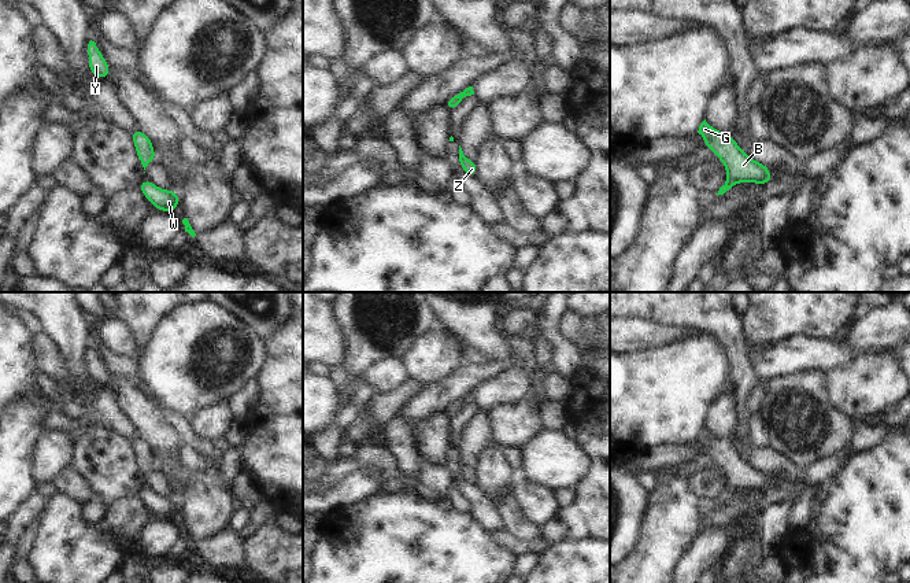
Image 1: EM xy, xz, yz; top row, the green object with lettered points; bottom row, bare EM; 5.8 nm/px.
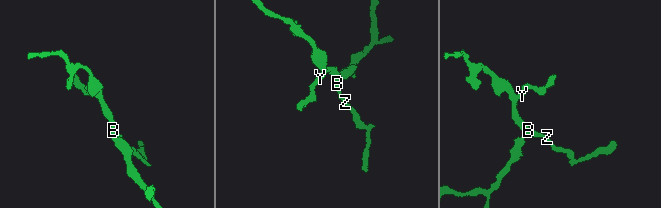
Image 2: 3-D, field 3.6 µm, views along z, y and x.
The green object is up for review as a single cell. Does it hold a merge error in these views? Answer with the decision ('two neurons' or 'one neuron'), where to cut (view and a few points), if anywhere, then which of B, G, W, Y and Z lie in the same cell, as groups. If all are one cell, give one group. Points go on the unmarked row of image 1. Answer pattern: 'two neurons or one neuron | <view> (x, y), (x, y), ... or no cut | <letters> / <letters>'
one neuron | no cut | B G W Y Z

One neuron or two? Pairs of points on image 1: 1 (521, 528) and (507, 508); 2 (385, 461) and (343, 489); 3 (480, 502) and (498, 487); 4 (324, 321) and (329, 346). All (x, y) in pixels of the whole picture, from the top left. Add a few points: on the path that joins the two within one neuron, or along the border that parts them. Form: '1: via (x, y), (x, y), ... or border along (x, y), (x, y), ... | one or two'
1: via (515, 523), (511, 513) | one
2: border along (362, 468), (333, 484) | two
3: border along (476, 484), (499, 510) | two
4: via (324, 327), (324, 340) | one

